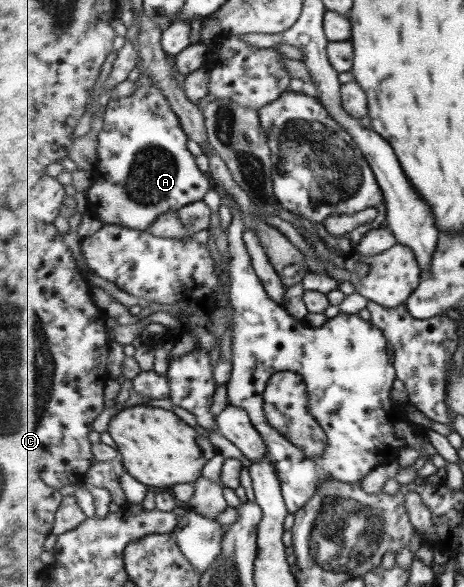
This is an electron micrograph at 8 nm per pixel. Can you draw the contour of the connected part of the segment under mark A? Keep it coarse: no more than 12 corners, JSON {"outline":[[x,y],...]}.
{"outline":[[164,90],[106,104],[88,212],[147,231],[215,186]]}

